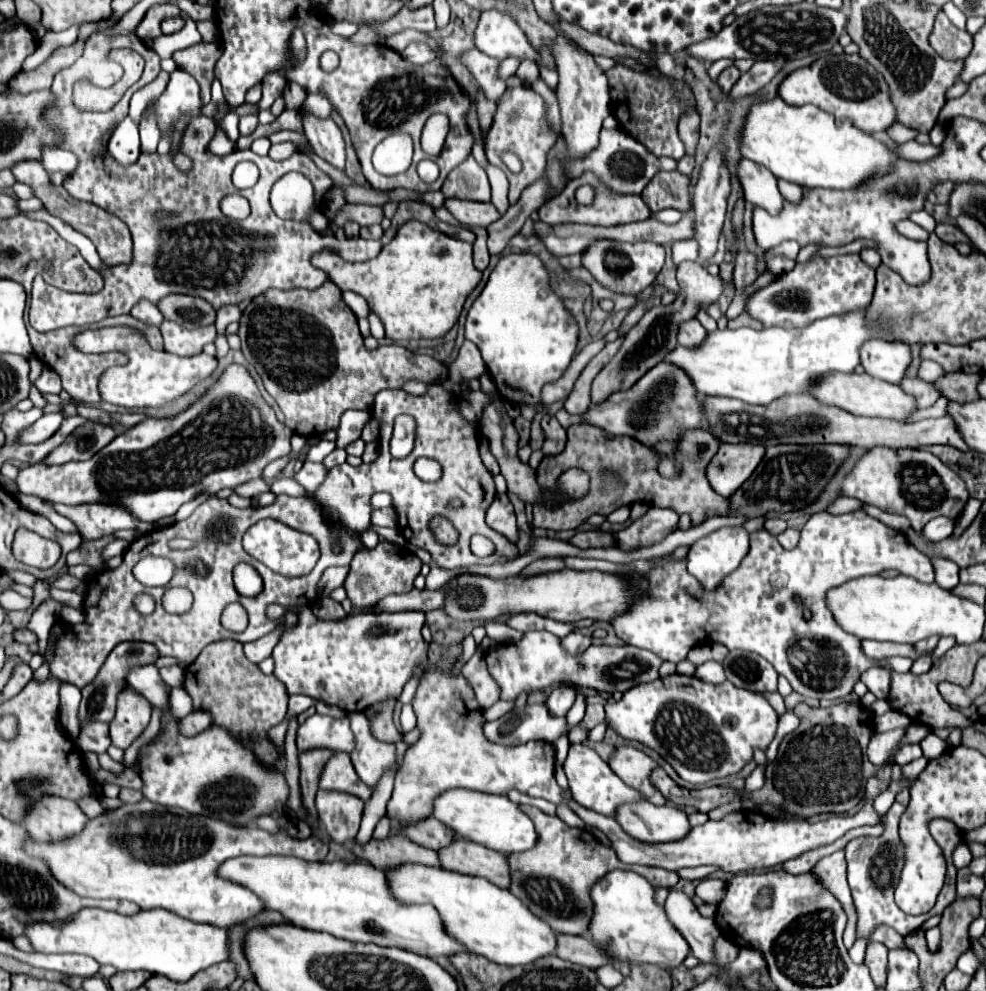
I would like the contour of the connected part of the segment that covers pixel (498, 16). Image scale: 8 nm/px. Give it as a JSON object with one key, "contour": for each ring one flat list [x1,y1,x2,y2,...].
{"contour":[[489,9,481,13,479,25,475,30,475,47,489,57,505,59,505,57,535,57,535,51,529,39,519,29,517,19,511,13]]}

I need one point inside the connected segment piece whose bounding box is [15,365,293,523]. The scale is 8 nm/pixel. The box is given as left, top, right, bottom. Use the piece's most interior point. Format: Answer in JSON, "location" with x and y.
{"location":[229,437]}

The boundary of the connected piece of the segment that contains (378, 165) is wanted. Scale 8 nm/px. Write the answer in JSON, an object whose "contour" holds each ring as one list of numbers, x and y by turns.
{"contour":[[395,133,375,147,373,165,383,175,397,175,409,169,413,157,413,141,407,135]]}

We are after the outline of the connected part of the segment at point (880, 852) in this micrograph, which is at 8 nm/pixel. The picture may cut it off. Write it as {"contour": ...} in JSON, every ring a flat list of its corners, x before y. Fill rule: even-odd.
{"contour":[[893,803,893,807,887,811,887,815,883,815,885,821,885,833,881,837,857,837,847,845,847,879,849,879,849,887,853,893,853,901,855,901,855,909,857,909,857,939,865,939,869,941,873,931,879,925,889,925,893,927,899,935,907,935,917,931,923,921,927,921,931,915,941,915,945,907,949,907,955,901,955,875,957,869,955,865,947,865,947,877,945,877,945,885,937,897,935,907,925,913,925,915,917,915,911,917,907,913,903,913,895,901,893,901,893,877,899,877,901,867,903,867,903,847,899,841,899,819,905,813,905,805,901,803]]}

